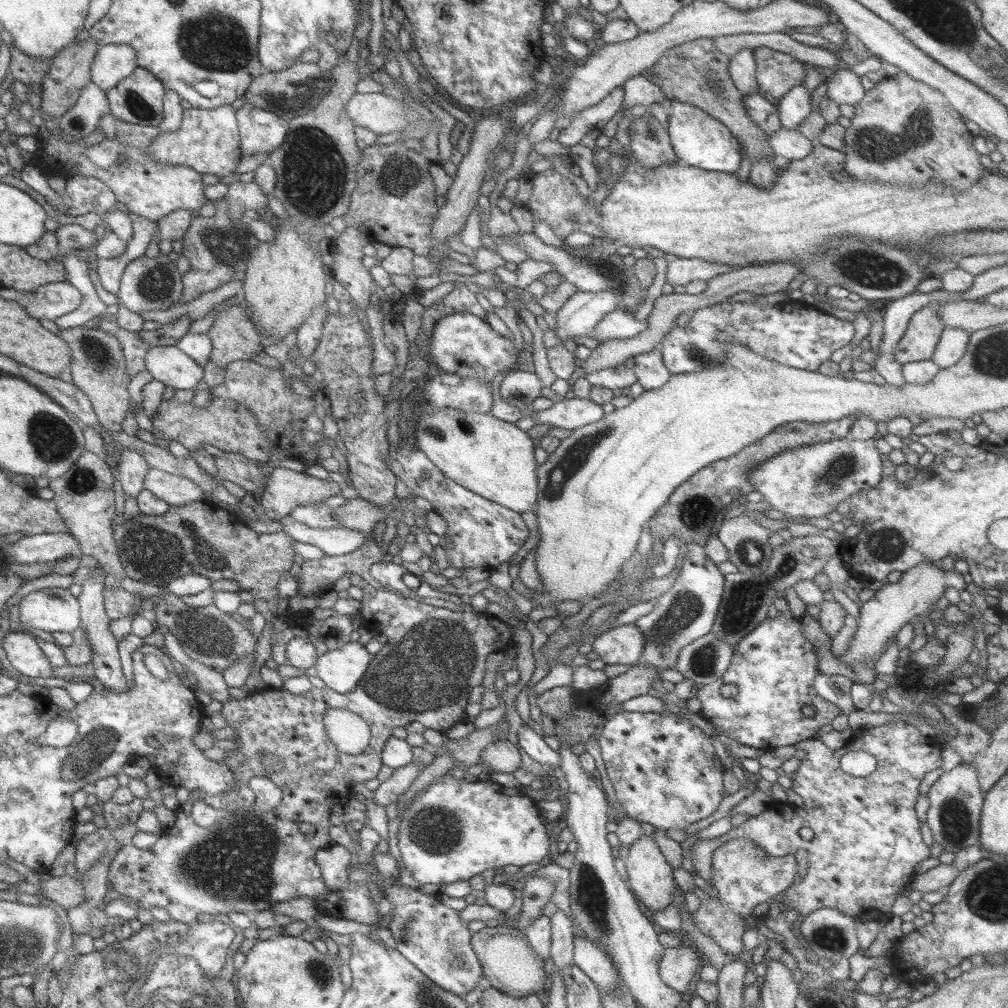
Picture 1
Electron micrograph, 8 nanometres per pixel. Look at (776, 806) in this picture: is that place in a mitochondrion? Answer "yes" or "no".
no

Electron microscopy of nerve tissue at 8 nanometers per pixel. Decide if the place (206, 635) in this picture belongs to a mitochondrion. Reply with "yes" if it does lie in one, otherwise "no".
yes

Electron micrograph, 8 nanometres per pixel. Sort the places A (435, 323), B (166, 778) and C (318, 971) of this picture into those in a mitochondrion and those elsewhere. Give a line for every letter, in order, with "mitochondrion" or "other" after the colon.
A: other
B: other
C: mitochondrion

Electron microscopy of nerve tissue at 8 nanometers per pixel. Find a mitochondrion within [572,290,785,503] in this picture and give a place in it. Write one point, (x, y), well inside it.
(695, 354)

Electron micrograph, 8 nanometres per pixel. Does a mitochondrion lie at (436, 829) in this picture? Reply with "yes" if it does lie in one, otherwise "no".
yes

